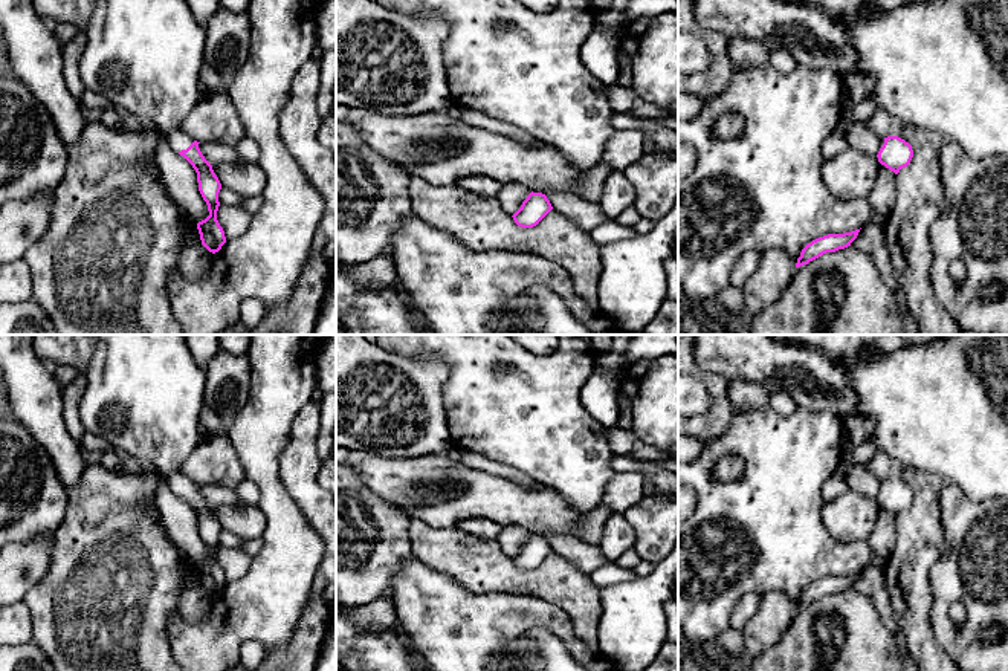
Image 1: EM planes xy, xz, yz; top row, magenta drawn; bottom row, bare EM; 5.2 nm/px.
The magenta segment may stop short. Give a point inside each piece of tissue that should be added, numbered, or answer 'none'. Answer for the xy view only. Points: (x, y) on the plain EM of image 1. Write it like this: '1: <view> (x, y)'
1: xy (144, 395)

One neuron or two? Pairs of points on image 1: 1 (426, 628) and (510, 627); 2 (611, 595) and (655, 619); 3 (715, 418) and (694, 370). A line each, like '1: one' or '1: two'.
1: one
2: one
3: one

